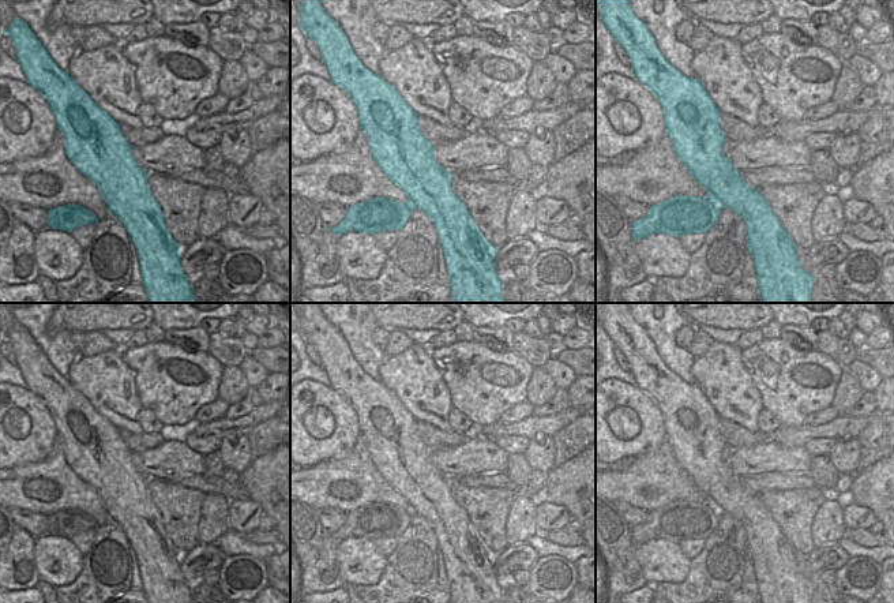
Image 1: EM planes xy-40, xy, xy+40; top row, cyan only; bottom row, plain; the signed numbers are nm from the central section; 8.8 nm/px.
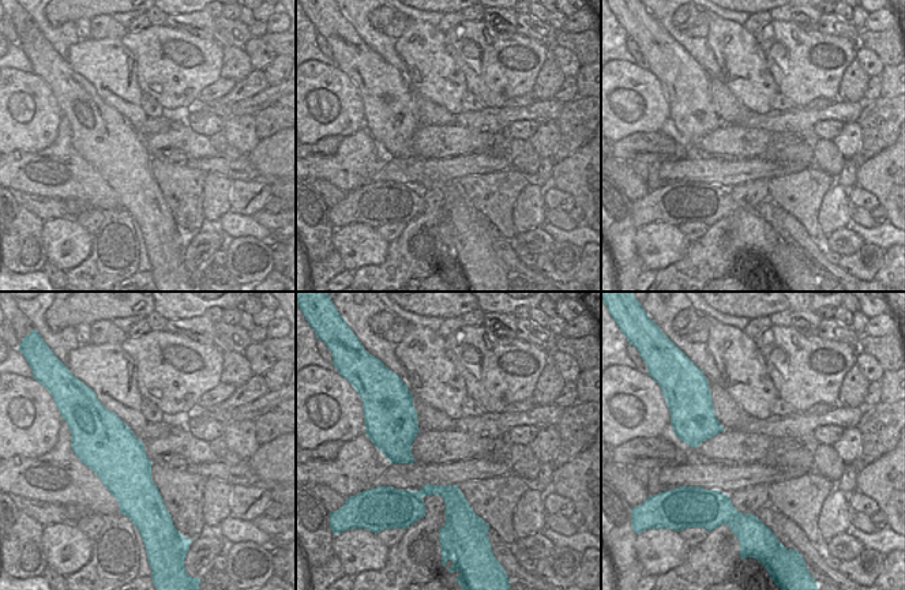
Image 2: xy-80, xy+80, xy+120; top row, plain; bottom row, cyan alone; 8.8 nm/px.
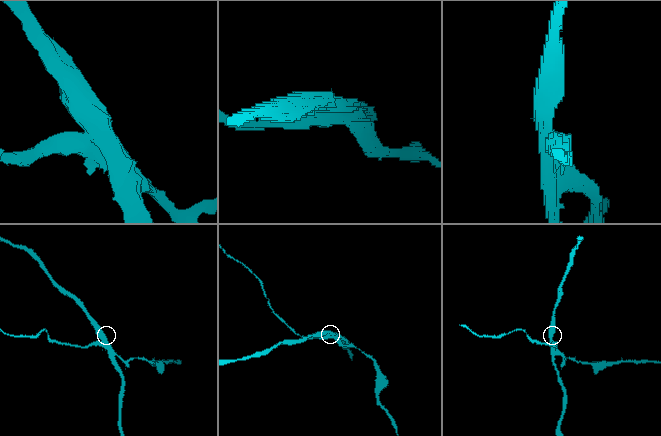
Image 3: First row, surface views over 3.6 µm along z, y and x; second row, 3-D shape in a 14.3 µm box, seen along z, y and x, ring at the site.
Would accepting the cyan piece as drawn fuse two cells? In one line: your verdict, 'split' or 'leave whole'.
split

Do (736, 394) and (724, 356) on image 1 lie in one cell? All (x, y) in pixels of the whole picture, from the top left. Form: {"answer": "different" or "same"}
{"answer": "same"}

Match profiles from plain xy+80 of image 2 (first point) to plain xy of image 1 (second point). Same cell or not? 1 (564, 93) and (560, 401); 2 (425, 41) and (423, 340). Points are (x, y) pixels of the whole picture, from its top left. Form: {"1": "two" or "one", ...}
{"1": "one", "2": "two"}

